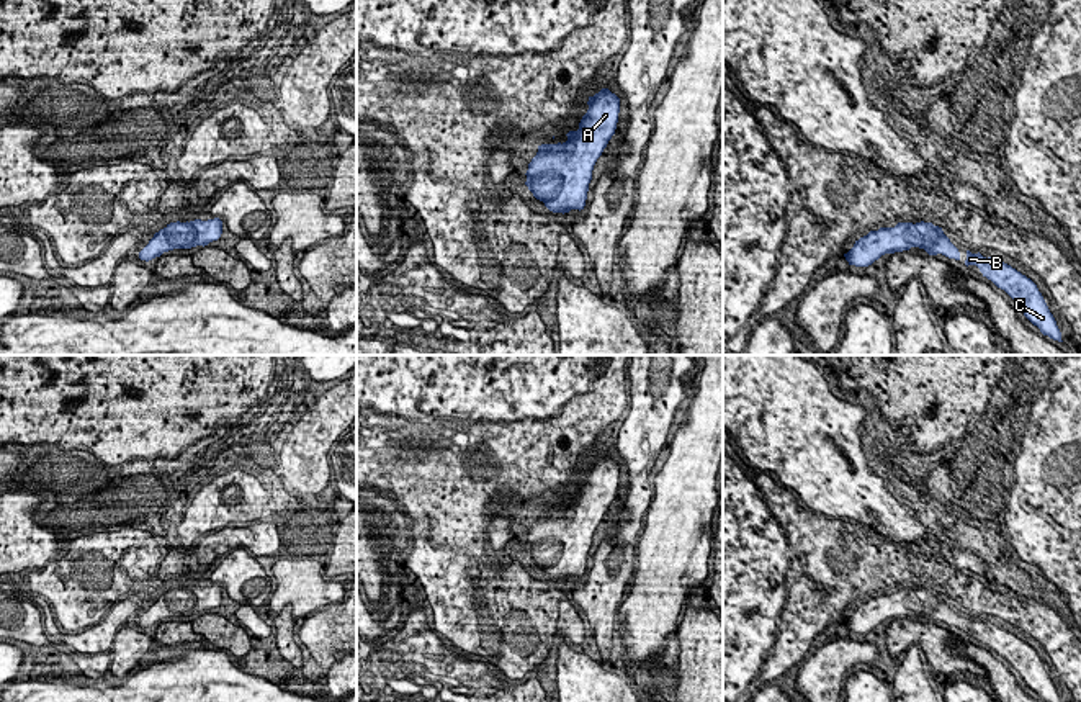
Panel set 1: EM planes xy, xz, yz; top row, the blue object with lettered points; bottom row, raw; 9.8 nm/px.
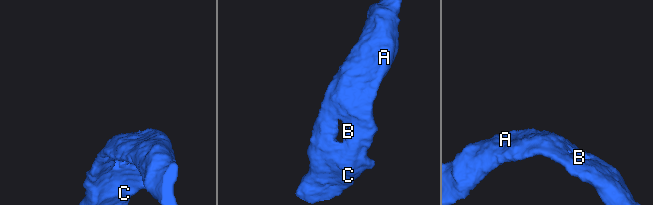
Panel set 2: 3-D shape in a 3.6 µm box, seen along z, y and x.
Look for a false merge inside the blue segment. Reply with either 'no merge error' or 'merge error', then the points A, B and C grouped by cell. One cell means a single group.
no merge error; groups A B C

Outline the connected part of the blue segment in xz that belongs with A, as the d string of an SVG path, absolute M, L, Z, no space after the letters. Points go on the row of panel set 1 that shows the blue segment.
M608 88L589 97L589 110L566 142L541 144L528 164L525 185L553 213L584 209L592 170L615 134L620 98Z

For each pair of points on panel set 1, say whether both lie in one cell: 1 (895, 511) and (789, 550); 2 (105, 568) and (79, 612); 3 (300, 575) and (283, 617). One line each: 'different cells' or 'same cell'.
1: different cells
2: same cell
3: different cells

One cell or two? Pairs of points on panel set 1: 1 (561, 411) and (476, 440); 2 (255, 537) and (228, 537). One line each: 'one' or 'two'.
1: one
2: one

